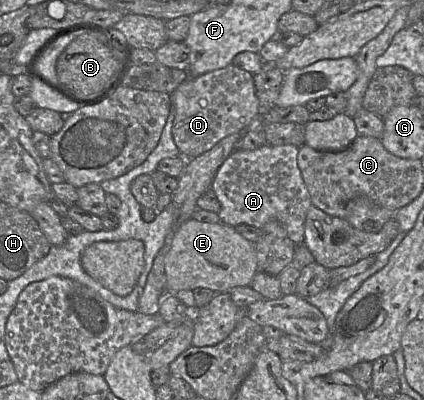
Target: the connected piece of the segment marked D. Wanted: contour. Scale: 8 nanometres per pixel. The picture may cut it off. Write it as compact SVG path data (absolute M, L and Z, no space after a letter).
M233 64L197 77L189 77L170 95L175 109L173 139L181 156L193 159L209 151L223 138L245 133L248 124L259 115L253 74Z

